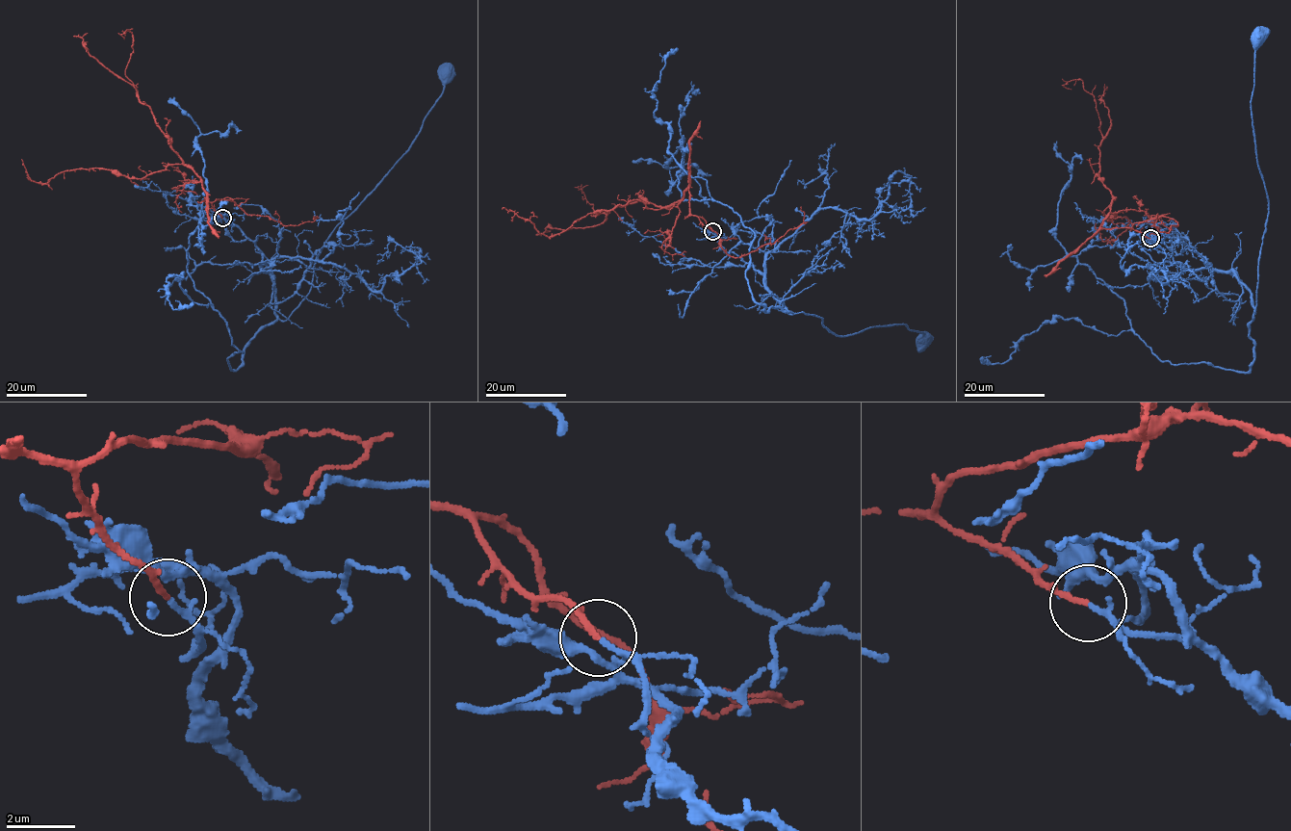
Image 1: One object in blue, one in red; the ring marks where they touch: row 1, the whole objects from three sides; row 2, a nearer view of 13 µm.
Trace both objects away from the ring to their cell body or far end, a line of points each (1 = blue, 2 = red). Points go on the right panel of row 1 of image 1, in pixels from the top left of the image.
1: (1149, 238), (1229, 271), (1250, 292), (1255, 312), (1268, 197), (1252, 119), (1258, 38)
2: (1149, 238), (1101, 225), (1114, 197), (1104, 213), (1108, 220), (1124, 217), (1127, 228), (1109, 242), (1096, 223)

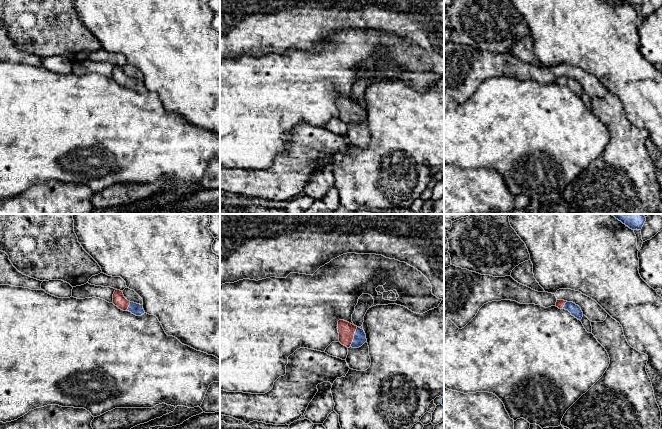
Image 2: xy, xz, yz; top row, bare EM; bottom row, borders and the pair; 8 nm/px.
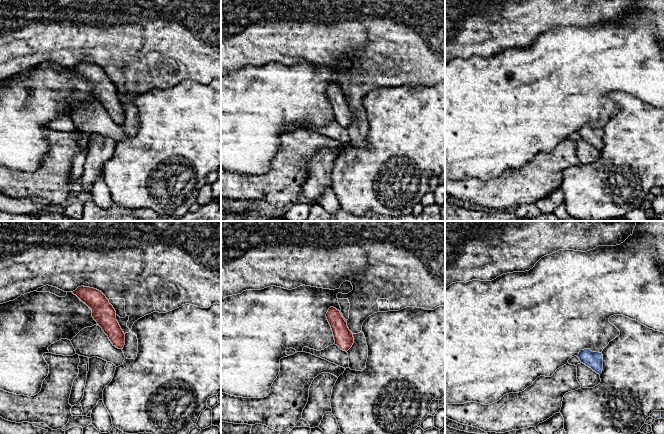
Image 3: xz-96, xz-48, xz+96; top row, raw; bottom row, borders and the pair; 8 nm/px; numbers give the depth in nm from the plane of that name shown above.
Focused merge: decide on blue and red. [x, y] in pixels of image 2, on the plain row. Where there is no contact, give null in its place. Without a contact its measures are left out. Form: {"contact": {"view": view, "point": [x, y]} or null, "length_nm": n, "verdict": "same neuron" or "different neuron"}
{"contact": {"view": "xz", "point": [354, 113]}, "length_nm": 170, "verdict": "different neuron"}

